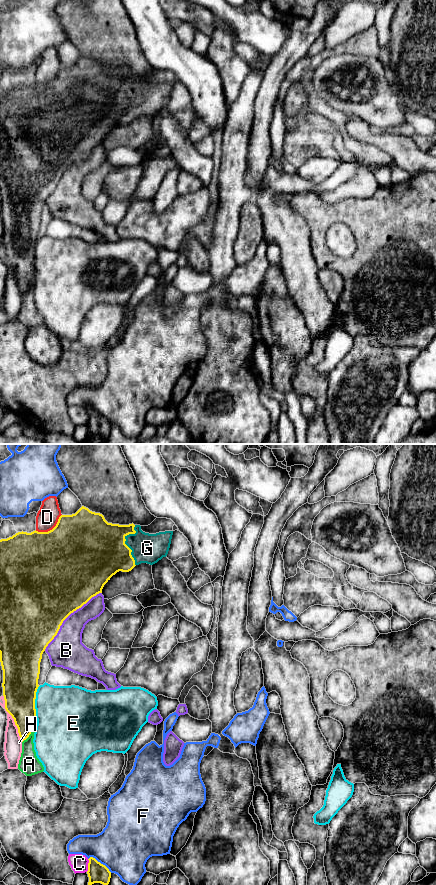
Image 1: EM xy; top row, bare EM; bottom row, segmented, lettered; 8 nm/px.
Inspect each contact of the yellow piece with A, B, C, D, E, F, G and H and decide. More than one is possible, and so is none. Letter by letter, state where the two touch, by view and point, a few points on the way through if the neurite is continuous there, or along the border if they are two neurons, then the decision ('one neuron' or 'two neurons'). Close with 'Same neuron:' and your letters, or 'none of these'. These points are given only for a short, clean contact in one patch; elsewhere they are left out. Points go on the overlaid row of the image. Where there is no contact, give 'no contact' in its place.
A: contact xy (31, 730); two neurons
B: contact xy (67, 616); two neurons
C: contact xy (88, 865); two neurons
D: contact xy (50, 530); two neurons
E: contact xy (34, 702); two neurons
F: contact xy (99, 862); two neurons
G: contact xy (124, 543); one neuron
H: contact xy (12, 717); two neurons
Same neuron: G

